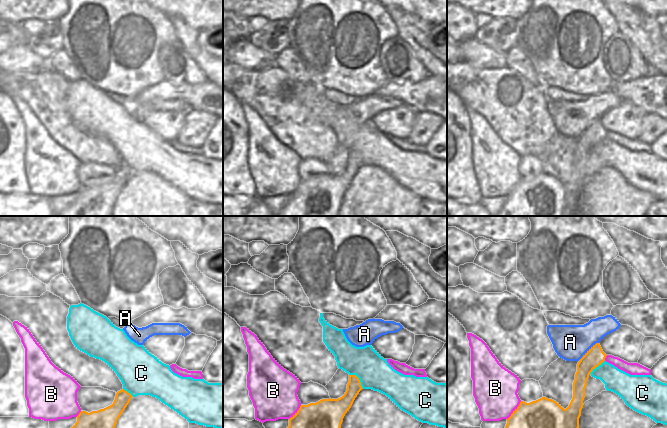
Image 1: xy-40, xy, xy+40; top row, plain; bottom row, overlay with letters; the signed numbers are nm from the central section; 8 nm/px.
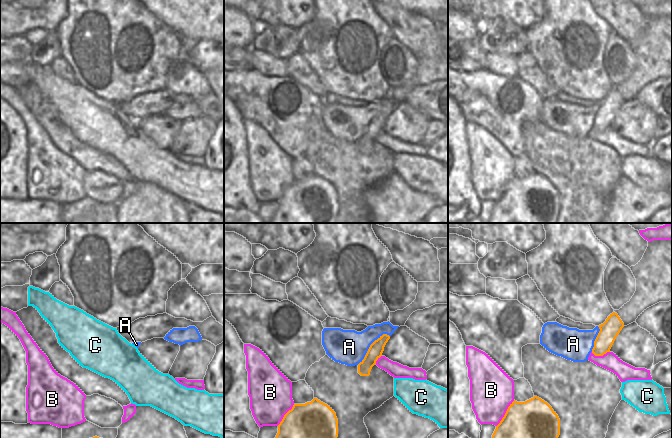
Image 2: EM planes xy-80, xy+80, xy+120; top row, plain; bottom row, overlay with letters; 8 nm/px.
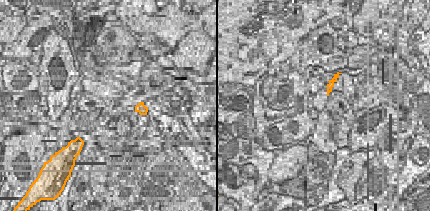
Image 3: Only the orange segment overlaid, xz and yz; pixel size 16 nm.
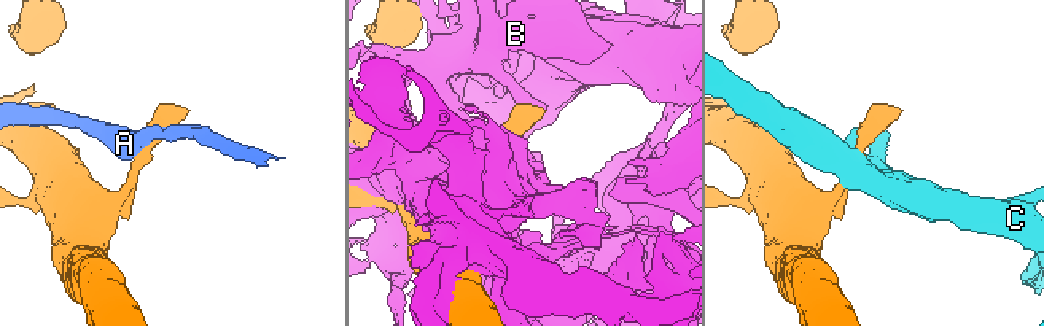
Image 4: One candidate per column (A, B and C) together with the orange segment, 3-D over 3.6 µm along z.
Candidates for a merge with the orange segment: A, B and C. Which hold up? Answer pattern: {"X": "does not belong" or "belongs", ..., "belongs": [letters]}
{"A": "does not belong", "B": "does not belong", "C": "does not belong", "belongs": []}

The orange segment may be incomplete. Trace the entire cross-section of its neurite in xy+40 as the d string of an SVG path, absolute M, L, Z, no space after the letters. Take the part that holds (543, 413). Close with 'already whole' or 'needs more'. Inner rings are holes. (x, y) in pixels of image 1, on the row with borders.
M599 343L583 355L577 364L573 398L566 409L546 397L530 403L521 401L507 419L505 428L579 428L587 380L590 373L605 361L606 356Z; already whole

